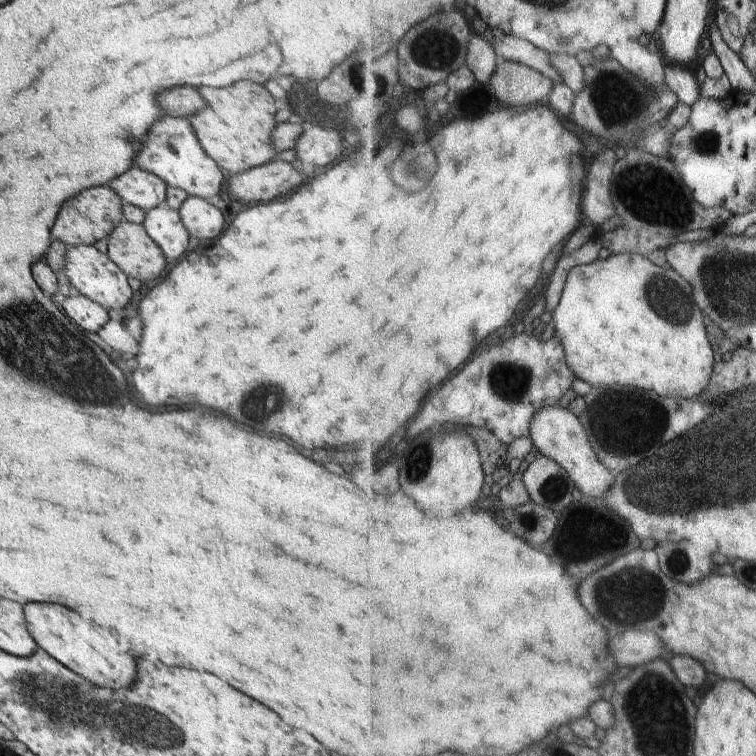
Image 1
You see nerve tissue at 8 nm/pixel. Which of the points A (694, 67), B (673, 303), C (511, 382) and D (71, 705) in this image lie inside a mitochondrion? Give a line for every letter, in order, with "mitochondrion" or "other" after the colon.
A: other
B: mitochondrion
C: mitochondrion
D: mitochondrion

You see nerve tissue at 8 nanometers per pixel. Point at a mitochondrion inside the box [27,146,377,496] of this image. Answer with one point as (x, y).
(257, 400)

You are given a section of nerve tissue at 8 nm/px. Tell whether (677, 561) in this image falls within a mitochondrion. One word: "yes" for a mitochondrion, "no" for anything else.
yes

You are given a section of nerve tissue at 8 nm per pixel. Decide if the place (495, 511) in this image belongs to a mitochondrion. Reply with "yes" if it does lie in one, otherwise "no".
no

